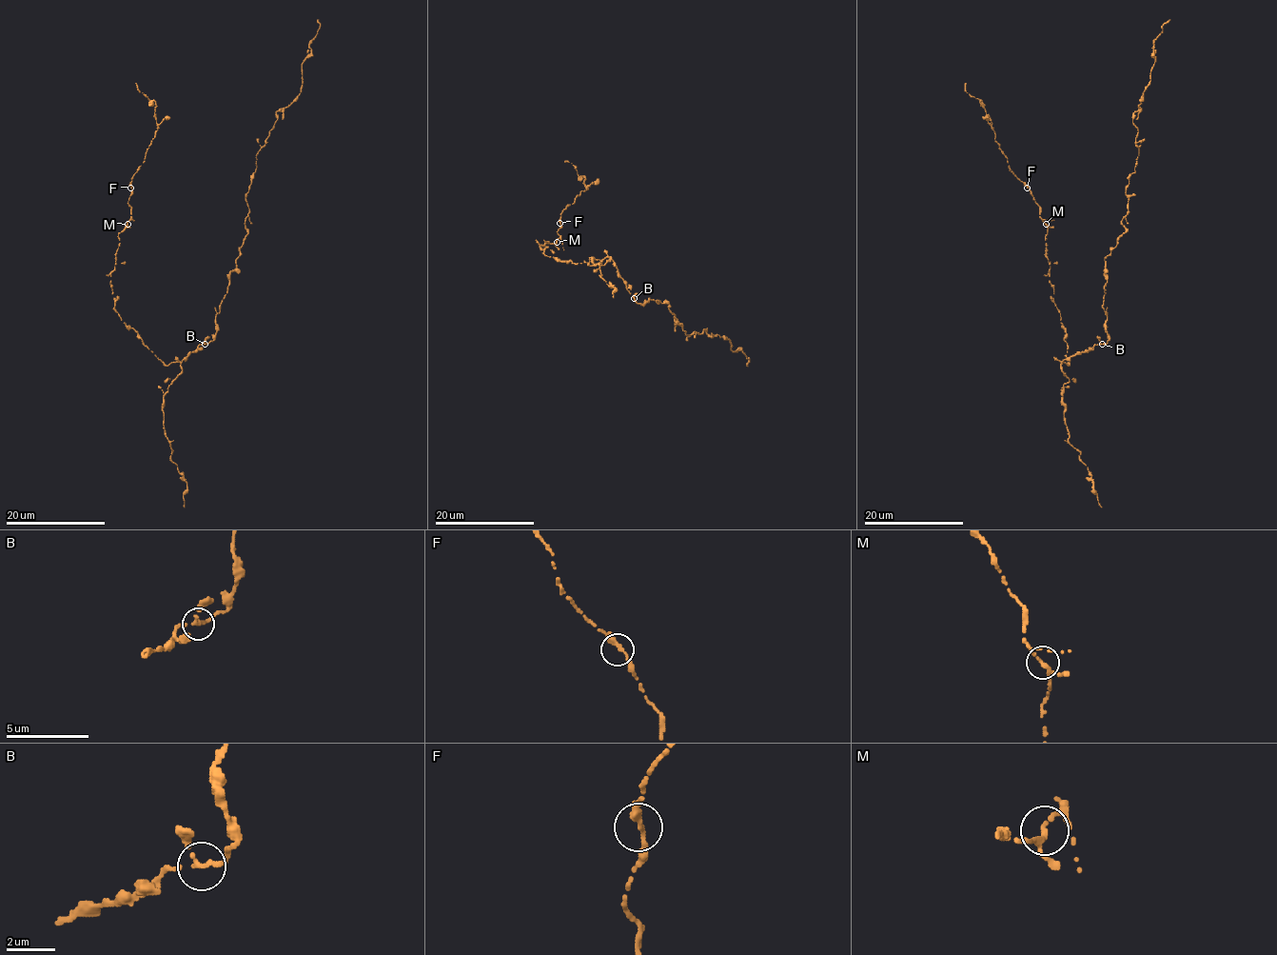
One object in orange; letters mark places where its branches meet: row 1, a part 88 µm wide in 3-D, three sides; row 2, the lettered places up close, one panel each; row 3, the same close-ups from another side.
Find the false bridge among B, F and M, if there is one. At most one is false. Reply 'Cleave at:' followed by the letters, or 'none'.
Cleave at: none

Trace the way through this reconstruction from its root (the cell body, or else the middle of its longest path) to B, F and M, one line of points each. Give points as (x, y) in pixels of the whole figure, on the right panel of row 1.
B: (1086, 350), (1102, 345)
F: (1086, 350), (1060, 362), (1068, 366), (1068, 347), (1049, 282), (1048, 227), (1027, 188)
M: (1086, 350), (1060, 362), (1068, 366), (1068, 347), (1049, 282), (1046, 224)

